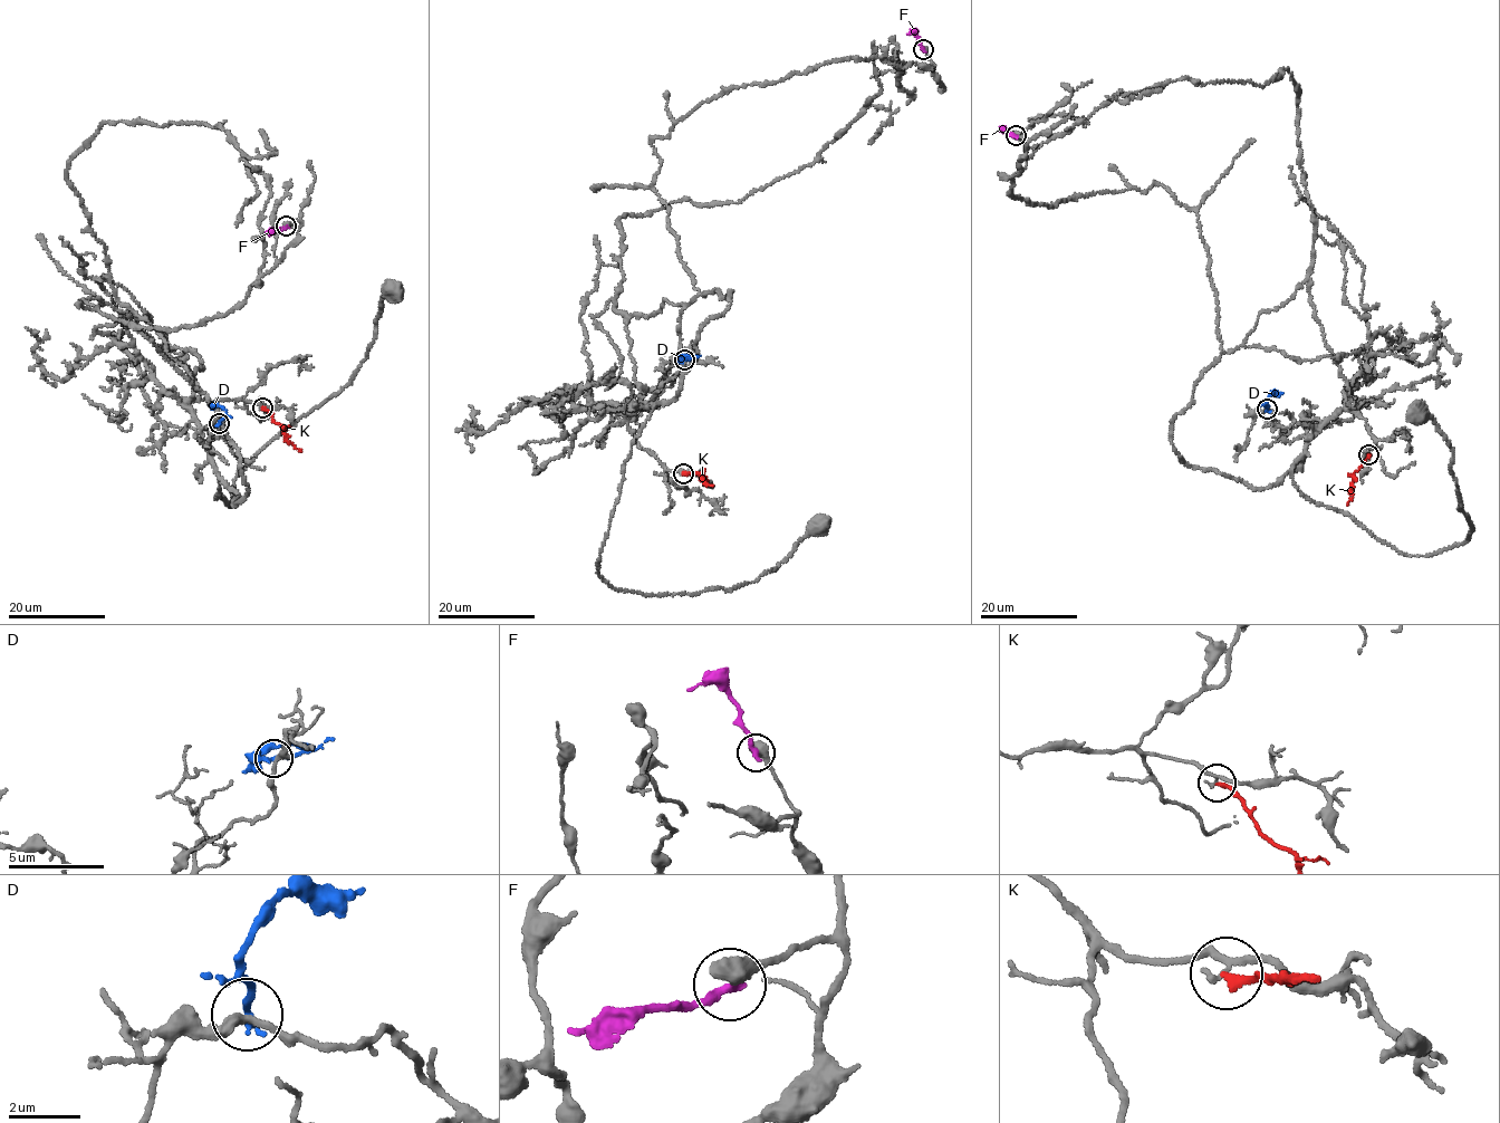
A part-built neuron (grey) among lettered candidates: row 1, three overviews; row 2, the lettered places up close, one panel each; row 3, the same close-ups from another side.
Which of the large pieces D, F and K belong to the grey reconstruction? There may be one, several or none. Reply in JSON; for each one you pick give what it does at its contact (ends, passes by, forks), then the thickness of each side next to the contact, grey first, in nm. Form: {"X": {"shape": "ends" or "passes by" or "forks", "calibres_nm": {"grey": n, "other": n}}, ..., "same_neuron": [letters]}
{"same_neuron": []}

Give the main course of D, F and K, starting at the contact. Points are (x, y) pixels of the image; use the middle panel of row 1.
D: (684, 358), (694, 356), (686, 355), (675, 363)
F: (923, 50), (913, 32), (906, 35)
K: (683, 472), (701, 473), (705, 485), (712, 486)

